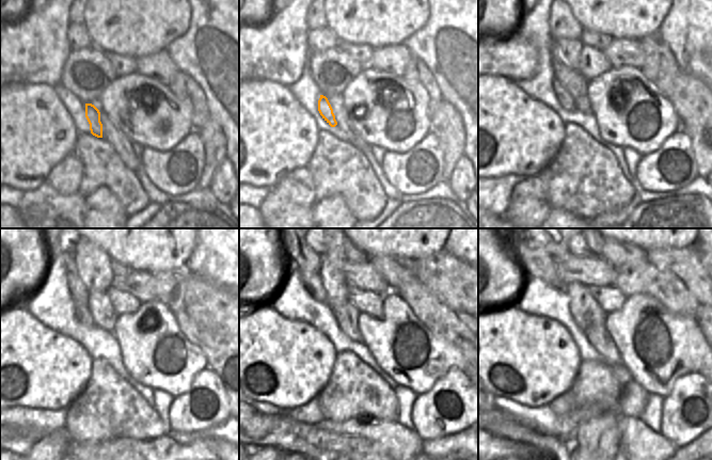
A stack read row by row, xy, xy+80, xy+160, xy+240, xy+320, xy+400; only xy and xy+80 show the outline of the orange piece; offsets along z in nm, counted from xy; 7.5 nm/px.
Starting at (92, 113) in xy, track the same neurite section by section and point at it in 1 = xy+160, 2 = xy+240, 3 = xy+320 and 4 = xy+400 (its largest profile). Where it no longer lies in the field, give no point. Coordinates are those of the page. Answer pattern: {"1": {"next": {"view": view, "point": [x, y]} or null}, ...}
{"1": {"next": {"view": "xy+160", "point": [565, 99]}}, "2": {"next": {"view": "xy+240", "point": [79, 292]}}, "3": {"next": {"view": "xy+320", "point": [310, 268]}}, "4": {"next": {"view": "xy+400", "point": [537, 260]}}}

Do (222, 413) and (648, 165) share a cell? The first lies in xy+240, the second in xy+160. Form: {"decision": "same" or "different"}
{"decision": "same"}

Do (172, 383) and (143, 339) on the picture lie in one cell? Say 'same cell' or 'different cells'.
same cell

